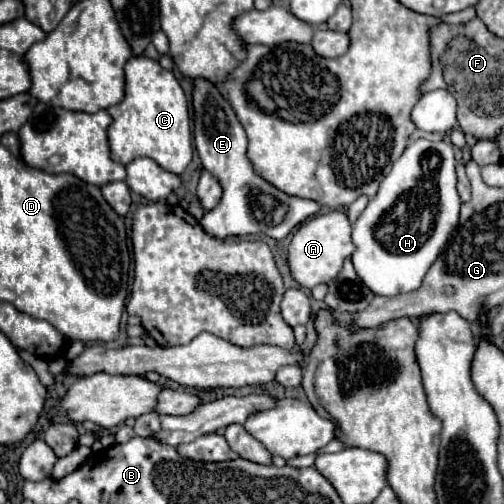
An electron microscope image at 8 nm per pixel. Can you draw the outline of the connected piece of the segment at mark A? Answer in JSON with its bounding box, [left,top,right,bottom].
[287,212,355,288]

